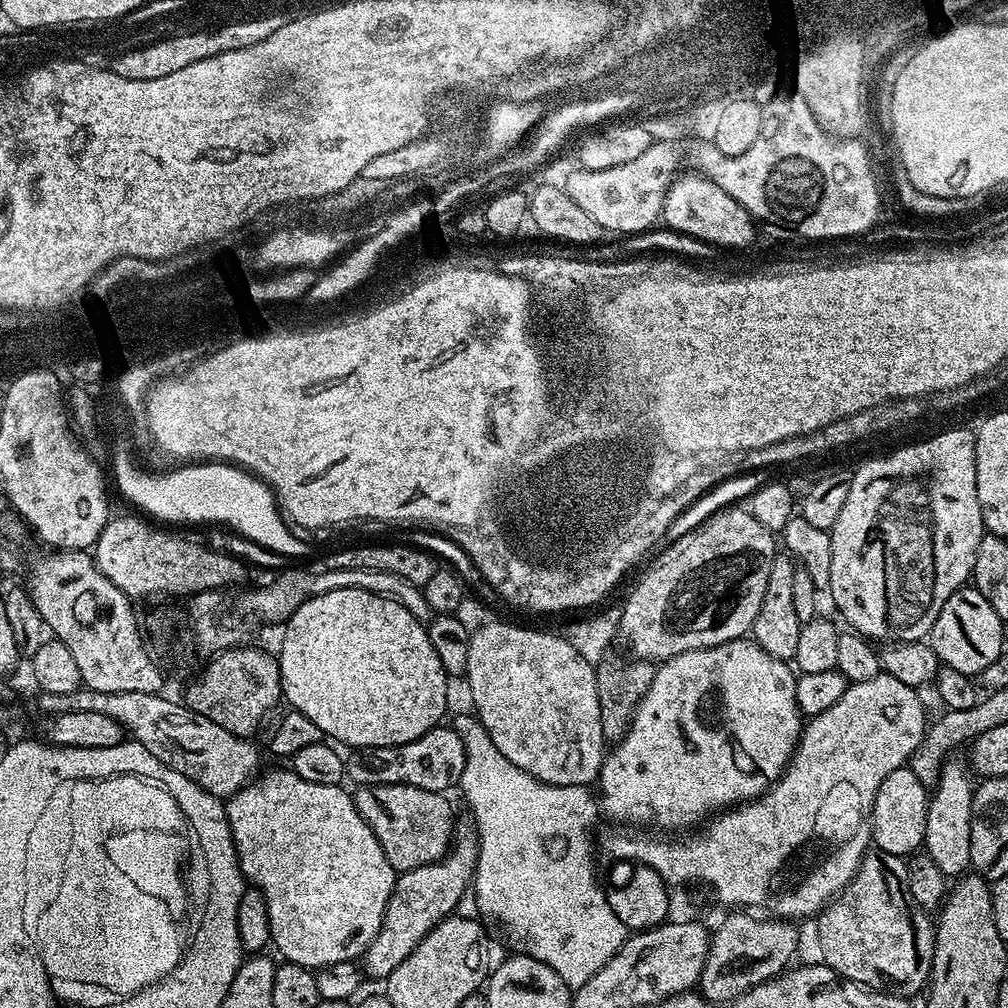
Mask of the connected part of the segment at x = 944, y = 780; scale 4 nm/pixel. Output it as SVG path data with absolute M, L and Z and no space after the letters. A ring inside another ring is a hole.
M948 758L943 763L940 778L928 801L923 851L938 865L946 878L960 878L972 868L970 858L970 822L972 821L972 793L977 781L969 761Z

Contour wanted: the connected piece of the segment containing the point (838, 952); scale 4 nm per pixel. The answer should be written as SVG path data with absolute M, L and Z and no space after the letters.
M868 850L860 861L856 877L844 891L819 913L816 924L816 940L820 943L823 963L839 976L844 976L856 984L863 984L878 992L890 992L894 996L912 998L915 992L923 993L932 974L935 923L929 922L924 928L924 936L916 940L916 924L912 921L914 905L908 895L908 866L905 857L895 856L879 850Z

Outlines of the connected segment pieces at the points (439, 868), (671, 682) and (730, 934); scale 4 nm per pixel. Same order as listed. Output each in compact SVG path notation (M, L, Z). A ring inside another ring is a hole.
M462 818L455 821L454 839L451 841L450 851L434 864L418 866L408 872L397 875L396 885L392 891L390 902L386 906L384 926L380 933L372 940L372 945L365 950L362 957L362 968L374 979L387 981L390 973L438 926L457 911L460 899L469 891L476 873L476 863L479 860L479 834L471 819Z
M748 638L732 640L730 643L720 644L717 647L686 651L670 660L663 661L656 669L650 690L643 696L636 708L627 734L615 745L614 754L610 752L605 755L598 777L598 785L600 784L603 792L600 794L600 806L603 813L605 810L614 819L611 821L618 824L632 824L634 823L632 821L636 821L642 824L656 824L664 828L684 830L701 823L706 817L723 811L725 808L739 806L764 795L780 779L796 750L800 733L803 731L804 722L800 708L797 706L795 677L793 669L785 661L776 660L772 655L766 654L755 641Z
M736 910L728 916L720 925L716 932L711 933L708 945L708 957L704 963L704 969L700 975L698 991L705 1000L713 1005L720 1004L726 1006L730 1001L737 1000L742 994L746 994L754 986L758 986L764 980L770 980L773 976L780 975L793 963L792 955L796 952L796 947L800 944L800 932L795 923L779 918L760 918L755 920L755 915L744 910Z

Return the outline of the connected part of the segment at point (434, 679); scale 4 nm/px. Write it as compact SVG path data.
M357 588L330 590L326 594L318 594L306 602L302 602L302 606L298 606L298 610L294 610L292 617L283 625L282 631L284 631L284 637L280 640L278 659L280 662L280 690L283 699L289 700L292 703L289 705L295 711L306 714L306 718L310 718L310 722L314 722L314 726L318 726L318 730L329 741L340 746L349 744L349 749L352 750L398 746L422 738L422 734L437 727L443 721L440 719L446 716L448 712L447 698L450 695L450 689L448 689L450 677L445 672L442 662L438 662L438 654L434 654L434 646L430 646L427 627L421 620L414 618L414 614L410 614L410 610L406 610L406 606L385 596L370 594L370 590L358 590Z

